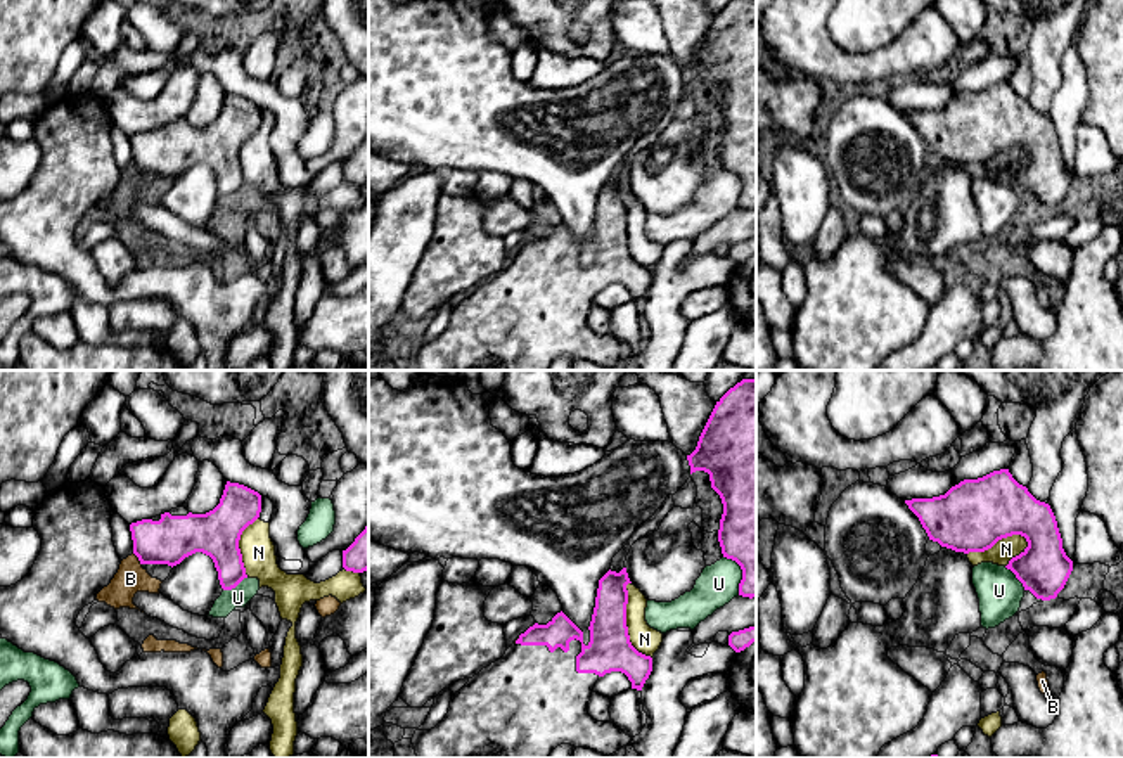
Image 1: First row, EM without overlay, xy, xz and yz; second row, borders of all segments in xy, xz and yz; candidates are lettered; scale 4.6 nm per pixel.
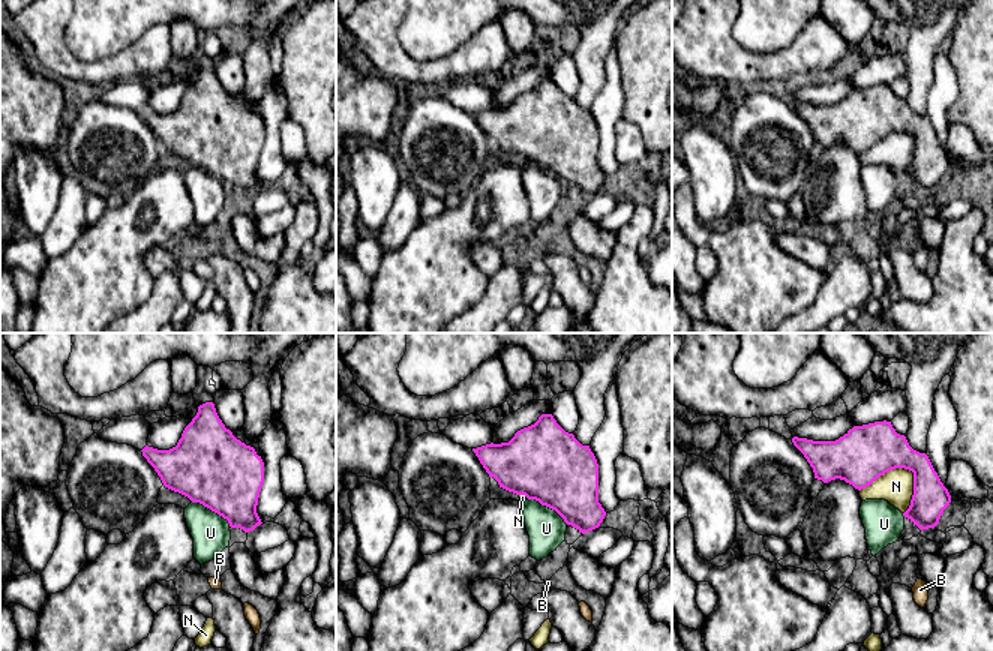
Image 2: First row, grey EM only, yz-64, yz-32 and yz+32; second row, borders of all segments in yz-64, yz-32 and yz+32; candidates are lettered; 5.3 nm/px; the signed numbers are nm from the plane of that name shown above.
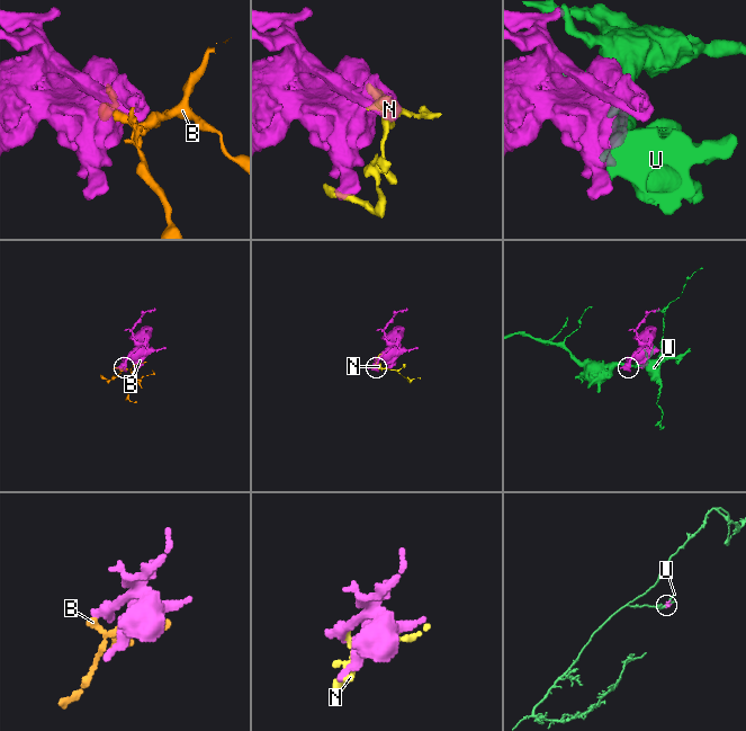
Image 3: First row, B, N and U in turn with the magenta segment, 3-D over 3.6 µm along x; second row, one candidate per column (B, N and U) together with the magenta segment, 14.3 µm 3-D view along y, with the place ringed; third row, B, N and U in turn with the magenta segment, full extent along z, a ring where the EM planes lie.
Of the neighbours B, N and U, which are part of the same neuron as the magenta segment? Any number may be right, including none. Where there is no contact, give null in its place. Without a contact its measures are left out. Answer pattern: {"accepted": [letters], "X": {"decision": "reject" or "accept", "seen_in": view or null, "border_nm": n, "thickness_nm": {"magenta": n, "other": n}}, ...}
{"accepted": [], "B": {"decision": "reject", "seen_in": "xy", "border_nm": 70, "thickness_nm": {"magenta": 220, "other": 140}}, "N": {"decision": "reject", "seen_in": "yz", "border_nm": 300, "thickness_nm": {"magenta": 320, "other": 100}}, "U": {"decision": "reject", "seen_in": "yz", "border_nm": 150, "thickness_nm": {"magenta": 240, "other": 200}}}

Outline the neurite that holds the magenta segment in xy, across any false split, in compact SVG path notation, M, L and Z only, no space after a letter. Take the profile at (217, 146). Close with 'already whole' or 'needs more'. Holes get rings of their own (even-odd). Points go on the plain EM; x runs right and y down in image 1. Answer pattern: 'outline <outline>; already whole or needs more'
outline M227 93L220 116L206 126L176 119L152 132L132 135L133 166L142 180L149 177L173 180L185 170L202 164L213 171L221 201L232 202L247 190L239 152L260 125L258 104Z; needs more

